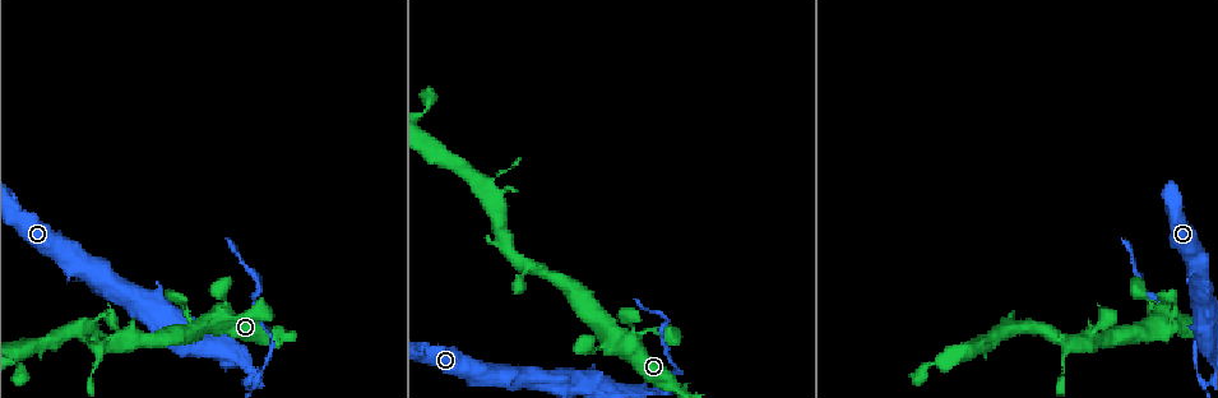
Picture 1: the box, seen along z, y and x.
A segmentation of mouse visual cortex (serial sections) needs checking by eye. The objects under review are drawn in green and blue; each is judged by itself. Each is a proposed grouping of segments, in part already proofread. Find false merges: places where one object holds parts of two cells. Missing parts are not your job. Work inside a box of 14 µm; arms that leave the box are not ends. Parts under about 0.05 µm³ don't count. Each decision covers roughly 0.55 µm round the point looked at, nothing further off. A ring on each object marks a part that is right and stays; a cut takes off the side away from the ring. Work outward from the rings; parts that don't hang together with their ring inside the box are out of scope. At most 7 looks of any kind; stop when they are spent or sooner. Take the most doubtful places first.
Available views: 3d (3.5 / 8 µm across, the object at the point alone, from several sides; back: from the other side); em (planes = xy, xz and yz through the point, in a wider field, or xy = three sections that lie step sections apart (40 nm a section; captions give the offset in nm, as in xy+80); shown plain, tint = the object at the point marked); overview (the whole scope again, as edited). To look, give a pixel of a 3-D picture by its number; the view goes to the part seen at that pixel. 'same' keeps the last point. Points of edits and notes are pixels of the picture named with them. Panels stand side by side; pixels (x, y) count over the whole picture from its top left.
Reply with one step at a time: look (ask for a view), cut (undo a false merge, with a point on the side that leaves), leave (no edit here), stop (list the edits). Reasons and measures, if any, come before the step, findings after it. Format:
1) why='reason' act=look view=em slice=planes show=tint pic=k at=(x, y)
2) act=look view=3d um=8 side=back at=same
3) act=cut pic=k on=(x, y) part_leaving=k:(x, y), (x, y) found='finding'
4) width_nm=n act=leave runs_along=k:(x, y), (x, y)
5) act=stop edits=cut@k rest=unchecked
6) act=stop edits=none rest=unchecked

why='sharp bend' act=look view=3d um=8 pic=1 at=(256, 383)

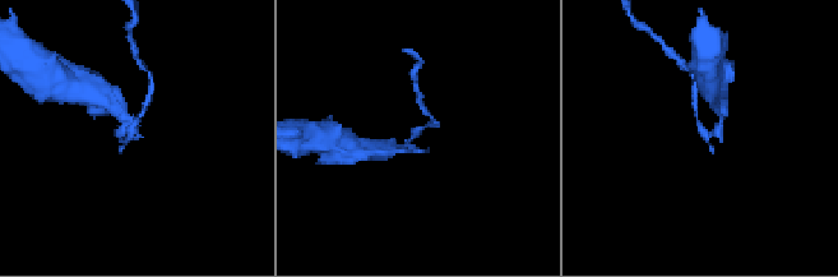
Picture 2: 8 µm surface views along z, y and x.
act=look view=3d um=3.5 pic=2 at=(127, 130)

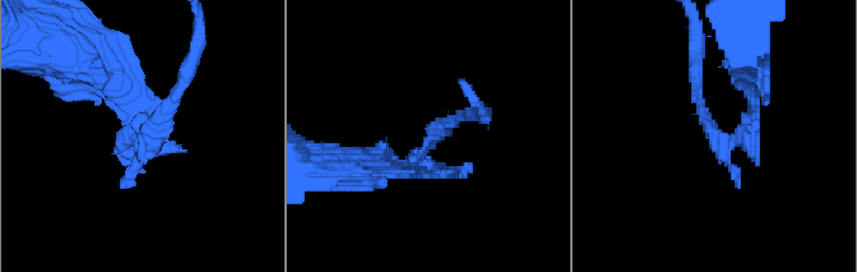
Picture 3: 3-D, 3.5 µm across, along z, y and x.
why='now the EM' act=look view=em slice=xy step=3 show=tint pic=3 at=(434, 136)

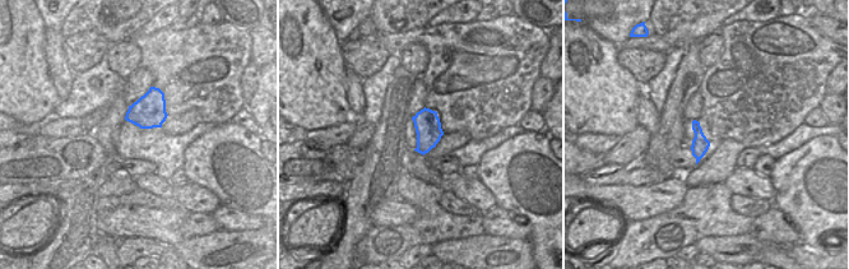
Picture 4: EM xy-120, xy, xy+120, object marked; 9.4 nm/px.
act=leave runs_along=3:(413, 171), (444, 121), (476, 115) found='all the same cell'

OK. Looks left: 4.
why='two arms at a narrow angle' act=look view=3d um=8 pic=1 at=(630, 338)

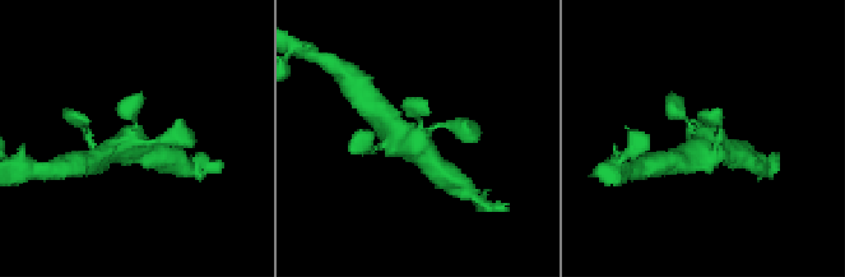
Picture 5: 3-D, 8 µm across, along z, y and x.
act=look view=3d um=3.5 side=back pic=5 at=(703, 136)

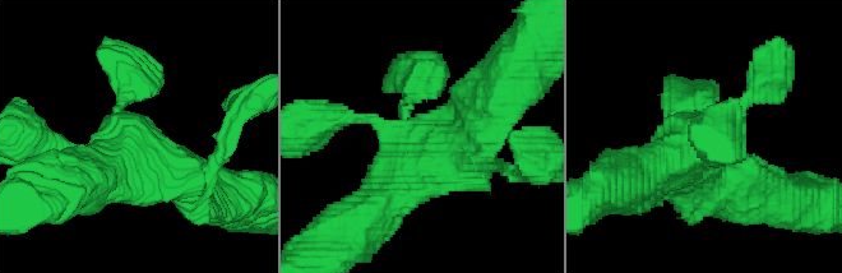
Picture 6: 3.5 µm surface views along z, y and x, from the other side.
act=look view=em slice=xy step=5 show=tint pic=6 at=(123, 136)

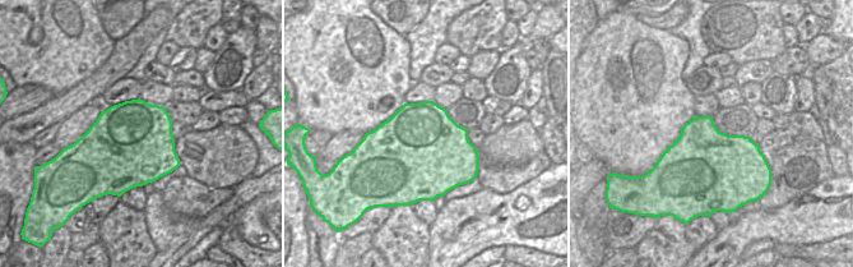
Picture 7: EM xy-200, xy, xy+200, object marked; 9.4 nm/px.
act=leave runs_along=6:(387, 199), (500, 88) found='one cell here'

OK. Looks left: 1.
act=stop edits=none rest=unchecked

